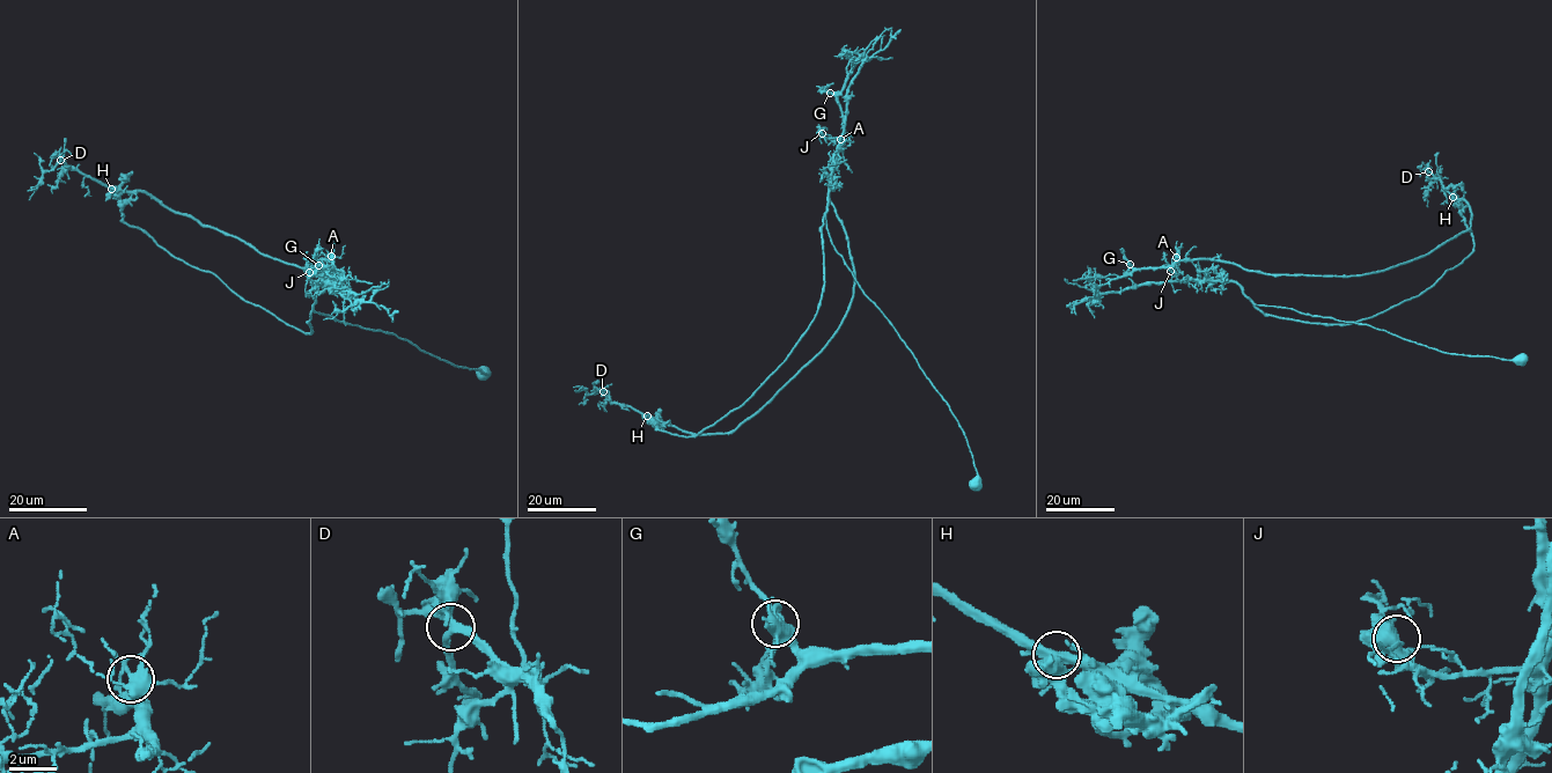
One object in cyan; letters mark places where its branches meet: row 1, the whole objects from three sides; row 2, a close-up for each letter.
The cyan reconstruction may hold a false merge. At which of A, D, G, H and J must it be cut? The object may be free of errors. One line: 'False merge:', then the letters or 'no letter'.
False merge: H

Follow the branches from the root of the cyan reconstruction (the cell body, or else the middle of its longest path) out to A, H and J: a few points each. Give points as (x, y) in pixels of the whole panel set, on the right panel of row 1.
A: (1520, 361), (1448, 354), (1368, 324), (1255, 304), (1235, 282), (1204, 280), (1191, 260), (1176, 257)
H: (1520, 361), (1448, 354), (1368, 324), (1255, 306), (1281, 317), (1347, 324), (1420, 295), (1473, 249), (1453, 197)
J: (1520, 361), (1448, 354), (1368, 324), (1255, 304), (1235, 282), (1201, 280), (1191, 260), (1177, 260), (1170, 271)

